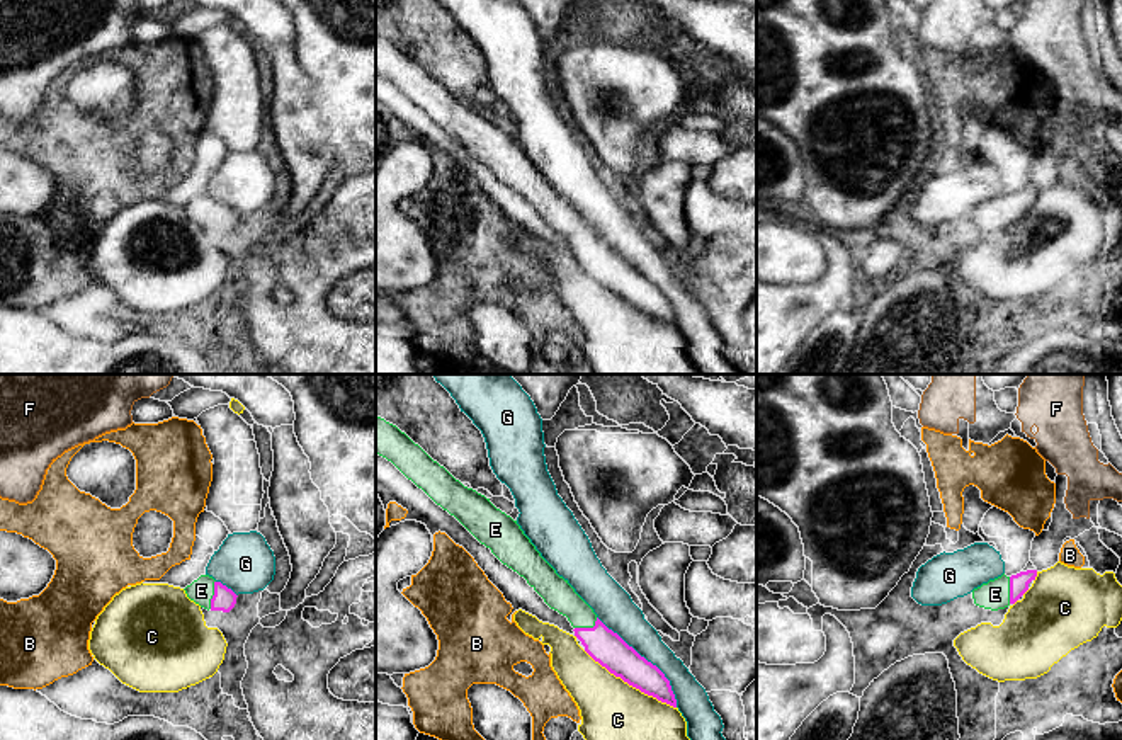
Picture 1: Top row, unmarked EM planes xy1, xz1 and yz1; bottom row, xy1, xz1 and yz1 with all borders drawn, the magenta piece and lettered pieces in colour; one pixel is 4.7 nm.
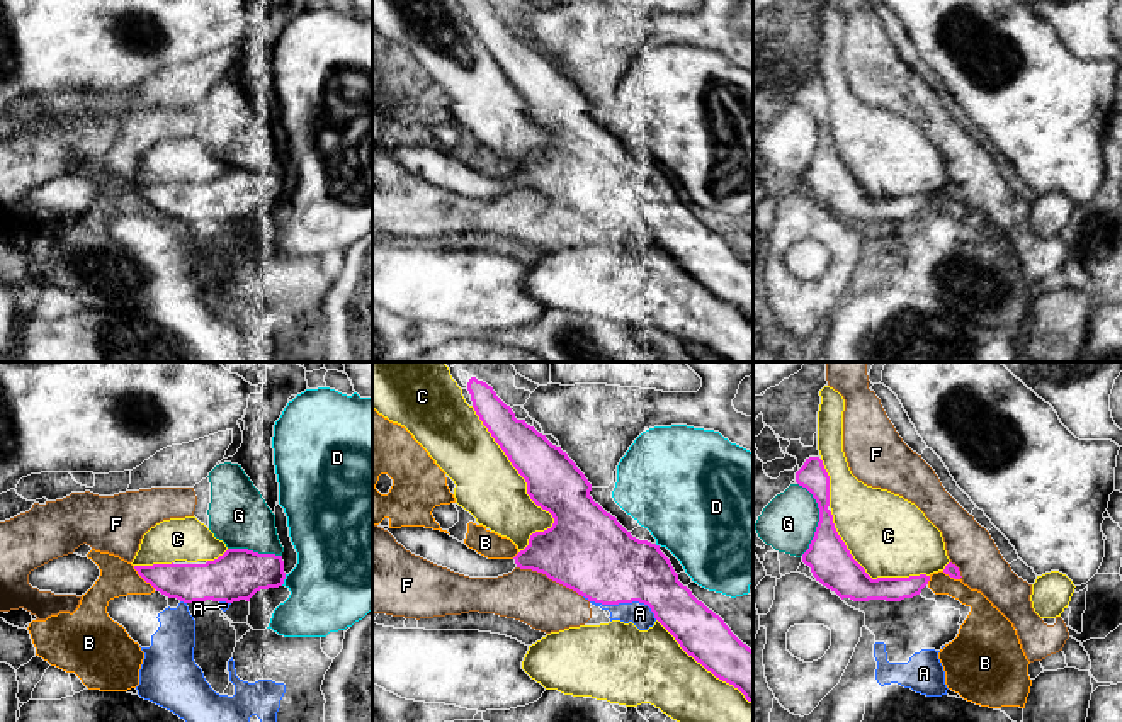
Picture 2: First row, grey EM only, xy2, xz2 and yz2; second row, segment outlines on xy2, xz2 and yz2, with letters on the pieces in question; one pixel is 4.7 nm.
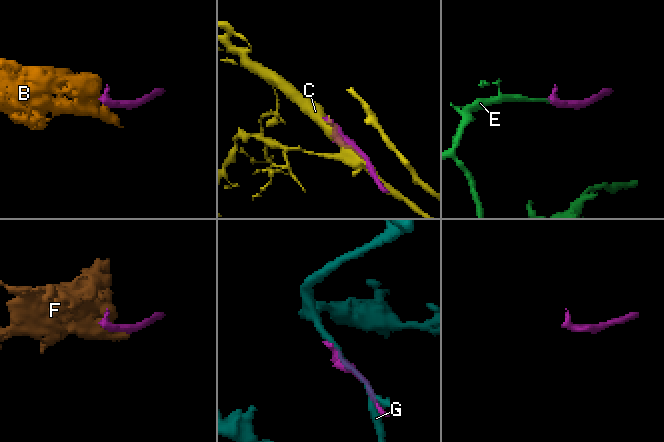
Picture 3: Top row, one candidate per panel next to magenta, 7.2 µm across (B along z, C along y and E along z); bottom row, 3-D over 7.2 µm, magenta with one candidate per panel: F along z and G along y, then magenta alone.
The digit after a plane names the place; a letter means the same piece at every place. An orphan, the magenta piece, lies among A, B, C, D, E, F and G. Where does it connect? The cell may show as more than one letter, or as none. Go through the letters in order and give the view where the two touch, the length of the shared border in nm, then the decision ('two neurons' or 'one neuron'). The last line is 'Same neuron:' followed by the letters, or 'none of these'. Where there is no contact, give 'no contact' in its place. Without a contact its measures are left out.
A: contact in xz2; length 360 nm; two neurons
B: contact in xy2; length 160 nm; two neurons
C: contact in xz2; length 750 nm; two neurons
D: contact in xy2; length 60 nm; two neurons
E: contact in xy1; length 140 nm; one neuron
F: contact in xz2; length 340 nm; two neurons
G: contact in xz1; length 550 nm; two neurons
Same neuron: E

